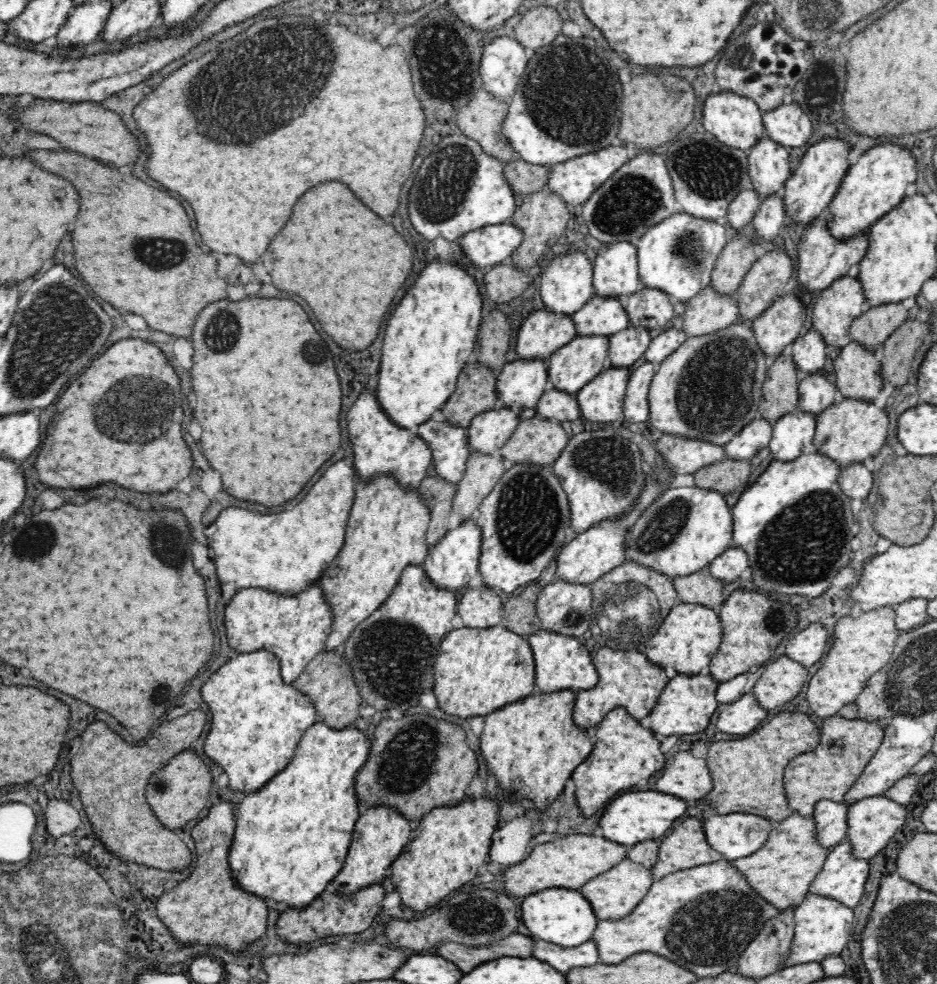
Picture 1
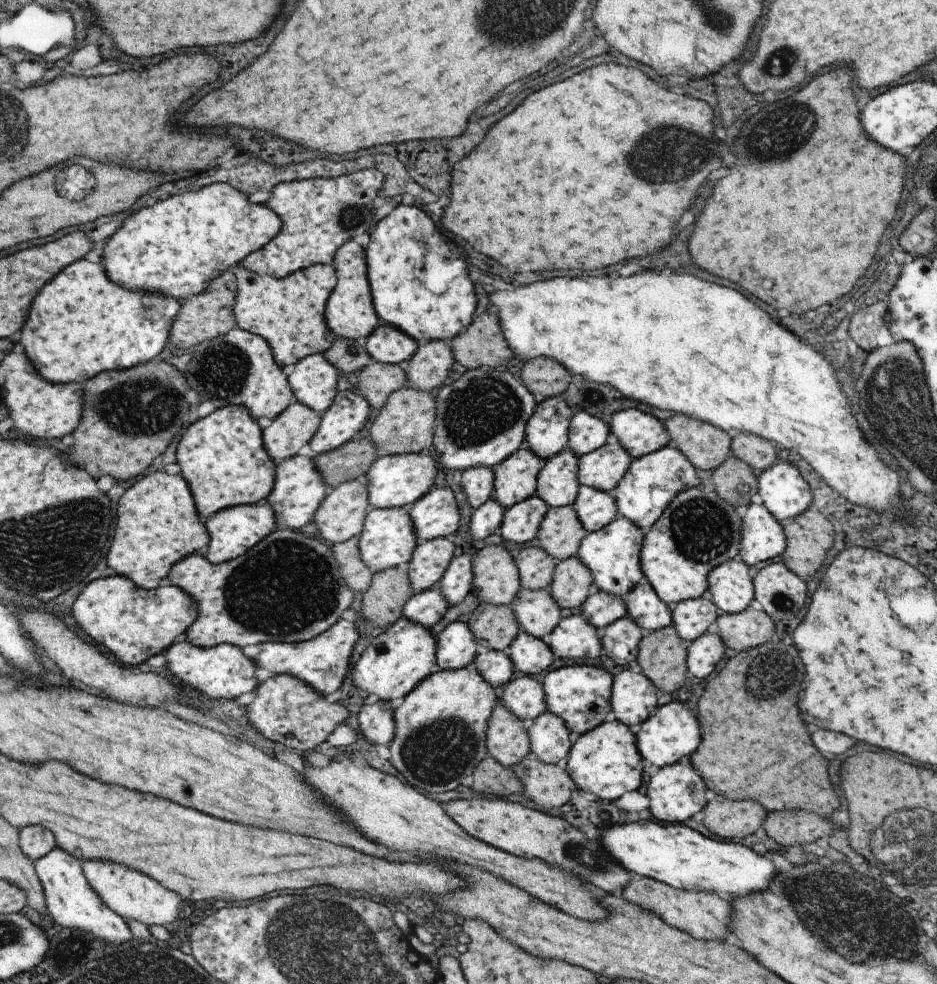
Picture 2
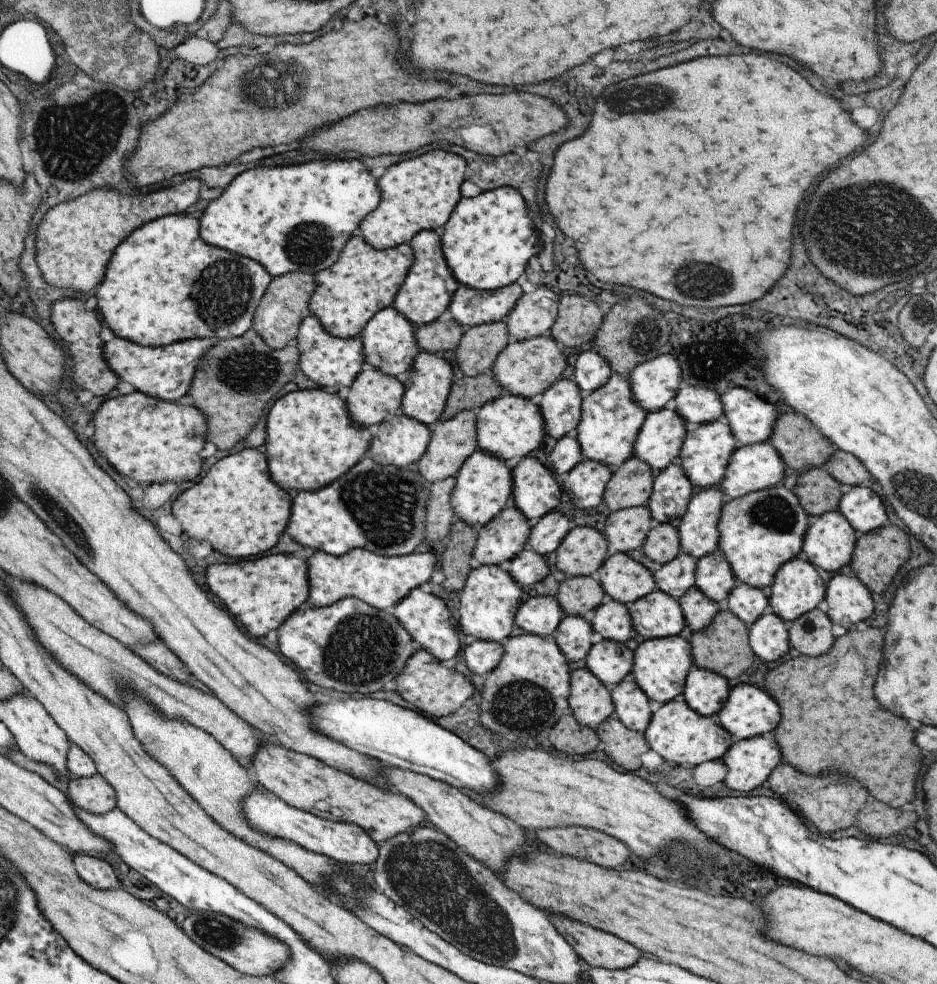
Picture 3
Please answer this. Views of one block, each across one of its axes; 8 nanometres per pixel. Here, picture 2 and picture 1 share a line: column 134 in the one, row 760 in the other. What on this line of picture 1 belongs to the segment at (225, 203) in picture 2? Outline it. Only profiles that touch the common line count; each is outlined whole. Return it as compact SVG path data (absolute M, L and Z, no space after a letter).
M266 649L242 653L224 664L202 686L202 700L210 708L208 736L203 744L204 753L214 764L222 766L222 770L228 774L230 788L241 794L258 792L269 780L282 772L292 760L302 734L318 723L318 713L310 697L300 694L296 688L282 681L277 656Z

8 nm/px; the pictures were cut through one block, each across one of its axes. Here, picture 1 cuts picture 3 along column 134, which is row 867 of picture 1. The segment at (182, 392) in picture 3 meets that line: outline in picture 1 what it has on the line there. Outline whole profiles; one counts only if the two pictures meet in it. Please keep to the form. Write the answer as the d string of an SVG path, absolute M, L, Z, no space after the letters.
M384 805L369 809L361 810L344 866L336 878L328 883L326 892L349 895L382 881L386 876L386 870L402 854L404 847L409 843L413 824L404 815Z

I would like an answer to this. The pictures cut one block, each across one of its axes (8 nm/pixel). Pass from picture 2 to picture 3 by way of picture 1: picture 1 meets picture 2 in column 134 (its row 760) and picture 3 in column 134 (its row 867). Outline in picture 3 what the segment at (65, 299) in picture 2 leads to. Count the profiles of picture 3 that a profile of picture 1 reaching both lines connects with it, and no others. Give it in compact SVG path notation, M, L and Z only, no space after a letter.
M184 213L171 214L155 218L139 228L136 228L125 237L125 240L119 242L119 246L113 250L107 268L105 268L105 276L101 280L101 284L92 291L96 299L96 310L99 312L99 317L103 324L107 324L107 328L115 334L117 338L123 338L141 346L165 346L172 342L179 342L191 338L217 338L217 339L230 339L237 338L240 334L247 332L251 328L253 322L253 311L257 308L263 292L267 288L272 277L267 274L261 266L257 266L257 262L251 262L249 258L241 258L233 252L227 252L215 246L205 244L199 238L199 220L194 217L187 217Z

